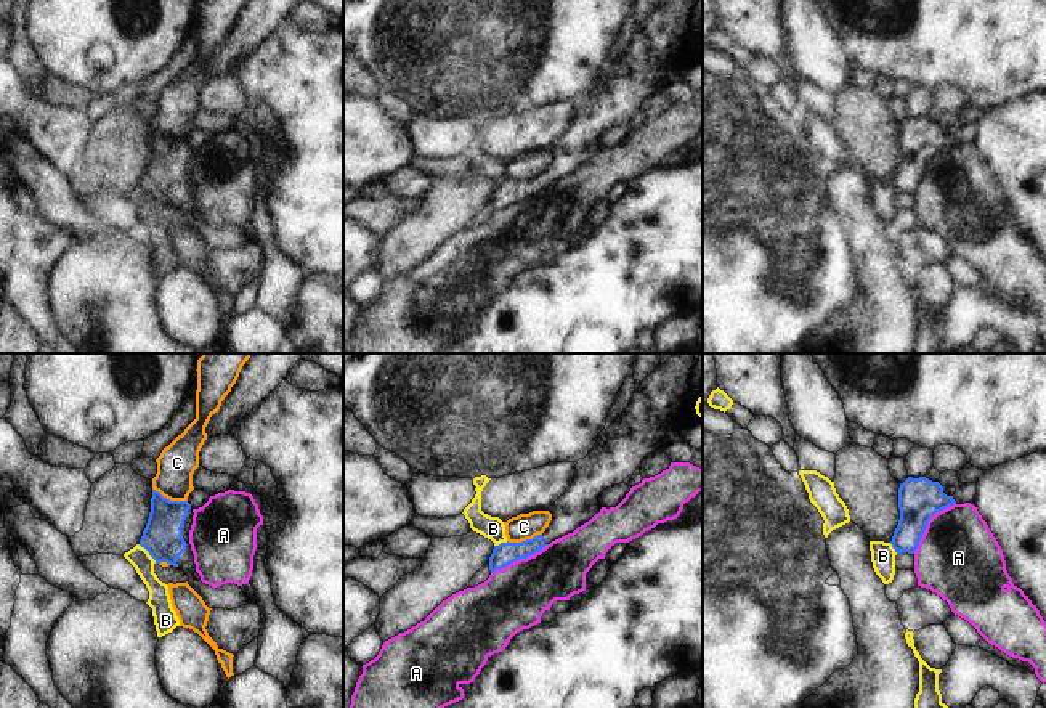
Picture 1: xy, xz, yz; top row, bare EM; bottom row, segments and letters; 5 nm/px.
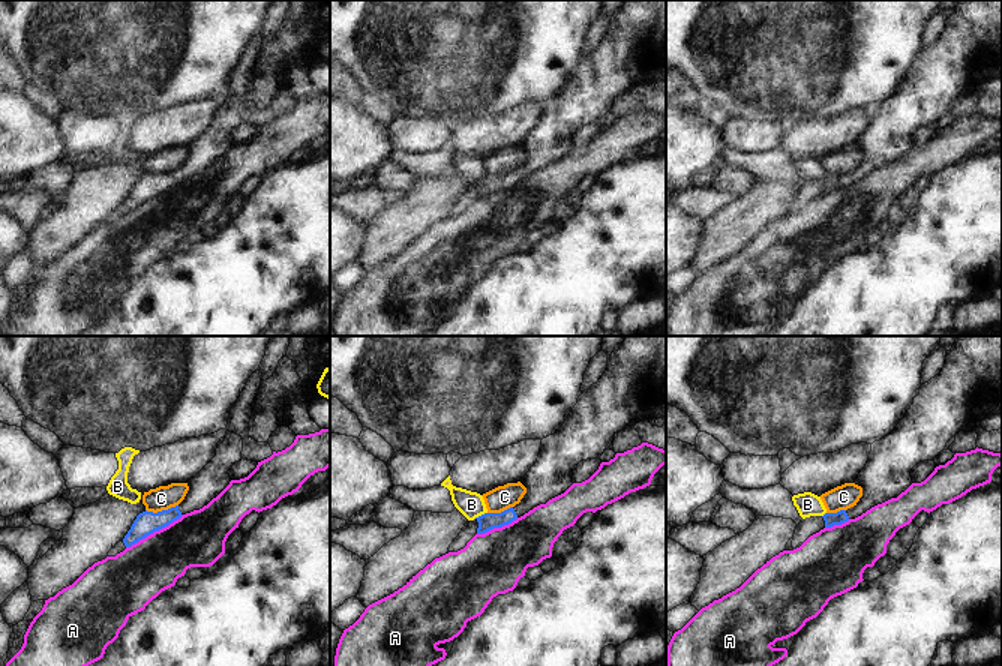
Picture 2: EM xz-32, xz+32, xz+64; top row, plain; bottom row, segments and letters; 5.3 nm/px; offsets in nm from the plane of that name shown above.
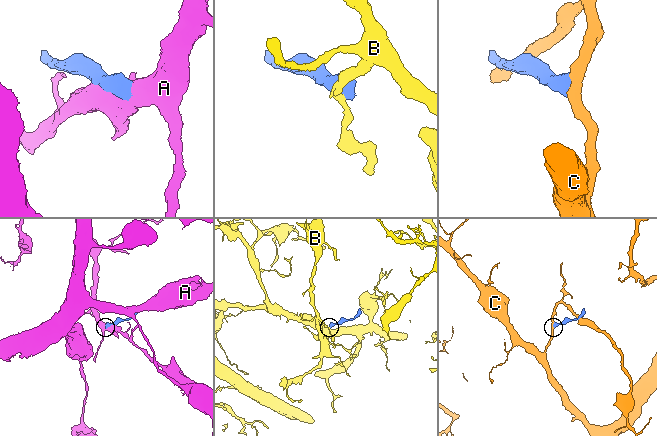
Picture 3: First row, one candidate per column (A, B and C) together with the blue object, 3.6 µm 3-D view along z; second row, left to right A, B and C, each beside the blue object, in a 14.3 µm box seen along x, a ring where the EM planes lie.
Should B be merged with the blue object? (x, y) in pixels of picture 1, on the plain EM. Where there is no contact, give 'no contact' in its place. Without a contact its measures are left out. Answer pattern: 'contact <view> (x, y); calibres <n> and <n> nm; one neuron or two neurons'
contact xy (148, 191); calibres 200 and 110 nm; two neurons

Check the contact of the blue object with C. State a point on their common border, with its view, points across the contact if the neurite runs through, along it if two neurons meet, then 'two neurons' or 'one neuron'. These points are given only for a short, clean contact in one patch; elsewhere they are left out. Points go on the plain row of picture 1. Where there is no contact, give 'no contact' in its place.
meets blue in xy at (169, 140); border along xy (153, 129), (170, 140), (186, 142); two neurons

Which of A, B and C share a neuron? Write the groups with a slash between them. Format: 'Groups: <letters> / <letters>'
Groups: A / B / C

